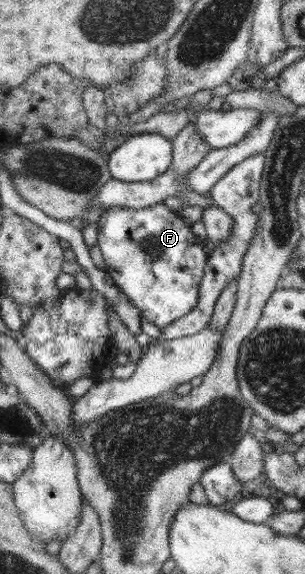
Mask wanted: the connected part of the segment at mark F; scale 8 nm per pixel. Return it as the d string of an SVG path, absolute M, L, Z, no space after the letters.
M163 203L141 209L112 207L100 216L97 233L97 245L105 262L103 271L121 290L121 294L125 294L137 308L142 318L162 329L197 307L198 288L208 254L201 240L193 234L191 226L184 222L181 215L169 211Z

